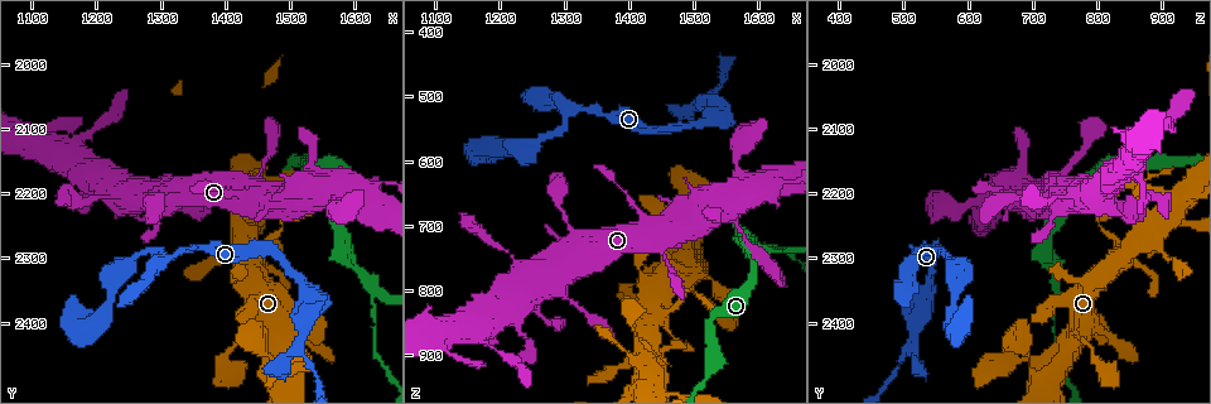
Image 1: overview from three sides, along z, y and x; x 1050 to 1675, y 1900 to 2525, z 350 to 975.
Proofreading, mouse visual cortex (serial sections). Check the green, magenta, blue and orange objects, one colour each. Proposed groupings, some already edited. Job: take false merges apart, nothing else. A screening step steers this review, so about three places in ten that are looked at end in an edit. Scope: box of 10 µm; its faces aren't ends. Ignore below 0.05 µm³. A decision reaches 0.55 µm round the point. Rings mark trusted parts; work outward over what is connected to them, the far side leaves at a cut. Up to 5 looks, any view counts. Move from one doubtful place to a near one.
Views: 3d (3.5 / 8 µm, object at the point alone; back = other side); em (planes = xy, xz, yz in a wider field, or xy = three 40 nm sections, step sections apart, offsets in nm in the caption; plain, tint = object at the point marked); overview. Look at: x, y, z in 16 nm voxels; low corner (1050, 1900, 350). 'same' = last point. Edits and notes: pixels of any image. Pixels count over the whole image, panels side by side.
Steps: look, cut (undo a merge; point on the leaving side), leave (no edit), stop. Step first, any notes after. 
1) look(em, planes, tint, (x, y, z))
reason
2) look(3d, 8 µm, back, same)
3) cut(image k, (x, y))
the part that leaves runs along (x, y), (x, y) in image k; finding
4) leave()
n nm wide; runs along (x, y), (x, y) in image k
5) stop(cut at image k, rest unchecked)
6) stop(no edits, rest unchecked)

look(3d, 8 µm, (1400, 2190, 860))
narrows sharply

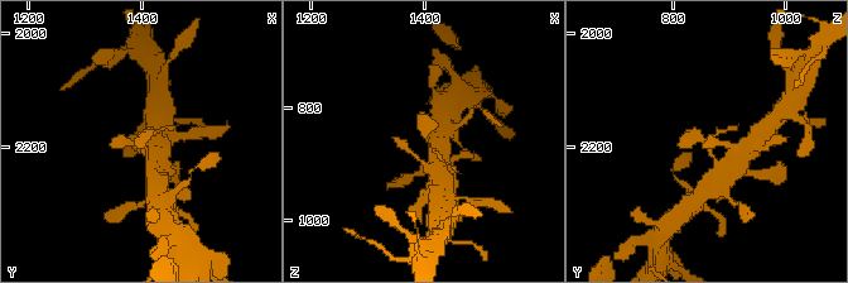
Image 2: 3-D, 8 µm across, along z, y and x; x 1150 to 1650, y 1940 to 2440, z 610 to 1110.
look(em, xy, step 2, tint, same)
now the EM

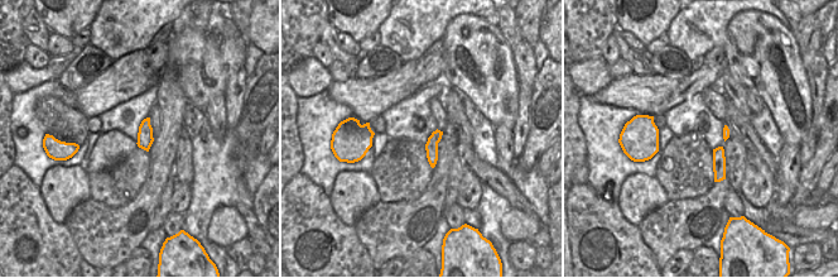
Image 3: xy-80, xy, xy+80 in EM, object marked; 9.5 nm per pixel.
leave()
all the same cell

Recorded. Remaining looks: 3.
look(3d, 8 µm, (1520, 2150, 940))
thick turns thin

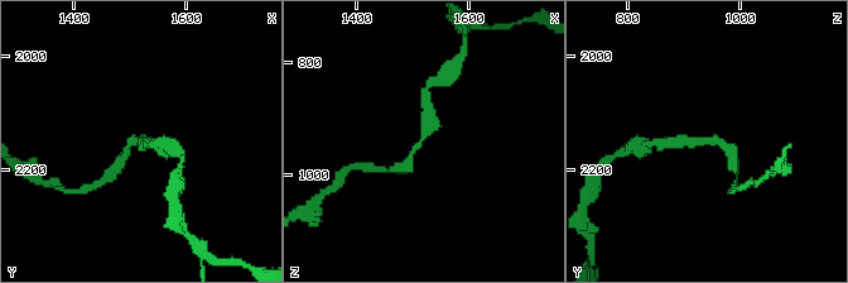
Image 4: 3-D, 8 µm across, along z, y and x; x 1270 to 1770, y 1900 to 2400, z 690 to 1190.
look(3d, 3.5 µm, same)

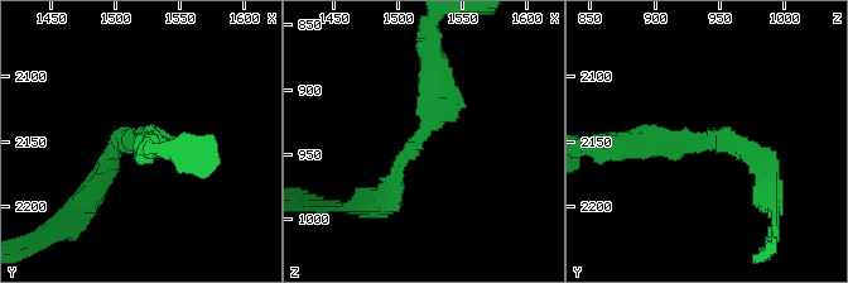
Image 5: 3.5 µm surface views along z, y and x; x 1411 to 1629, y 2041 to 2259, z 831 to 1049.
look(em, xy, step 3, tint, (1516, 2152, 936))
arms of 150, 350 nm; shape alone is not enough

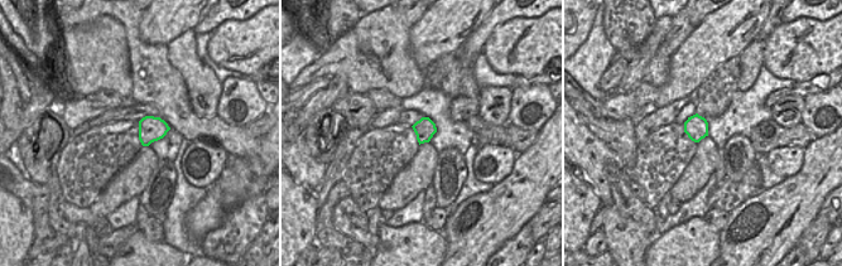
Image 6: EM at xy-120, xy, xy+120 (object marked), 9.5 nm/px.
leave()
runs along (430, 56), (434, 114), (380, 185) in image 5; one cell here

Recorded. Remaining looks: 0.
stop(no edits, rest unchecked)

